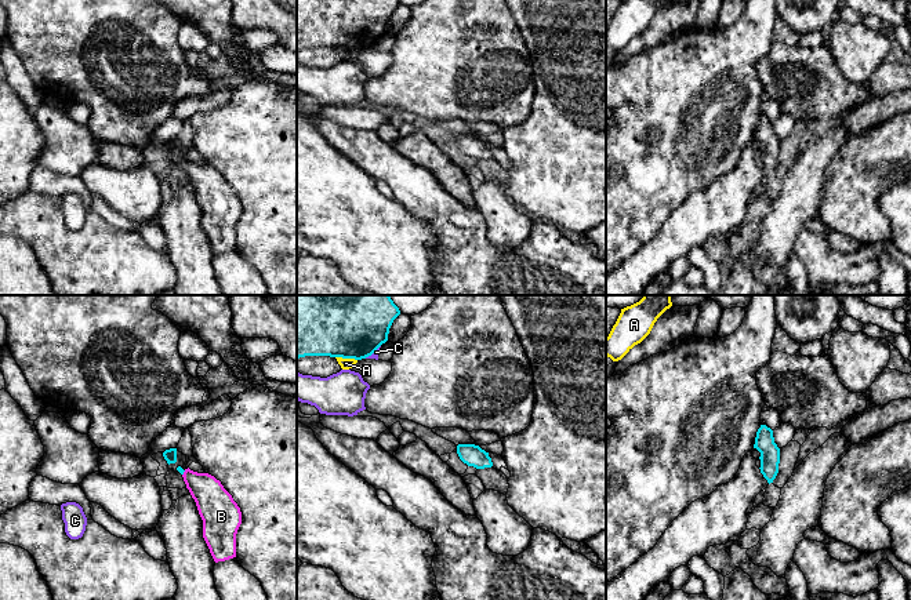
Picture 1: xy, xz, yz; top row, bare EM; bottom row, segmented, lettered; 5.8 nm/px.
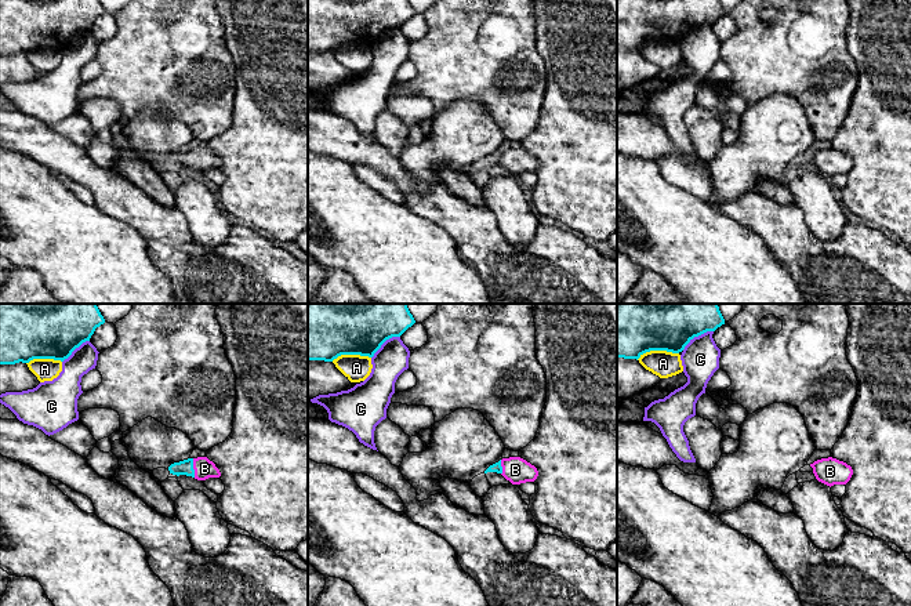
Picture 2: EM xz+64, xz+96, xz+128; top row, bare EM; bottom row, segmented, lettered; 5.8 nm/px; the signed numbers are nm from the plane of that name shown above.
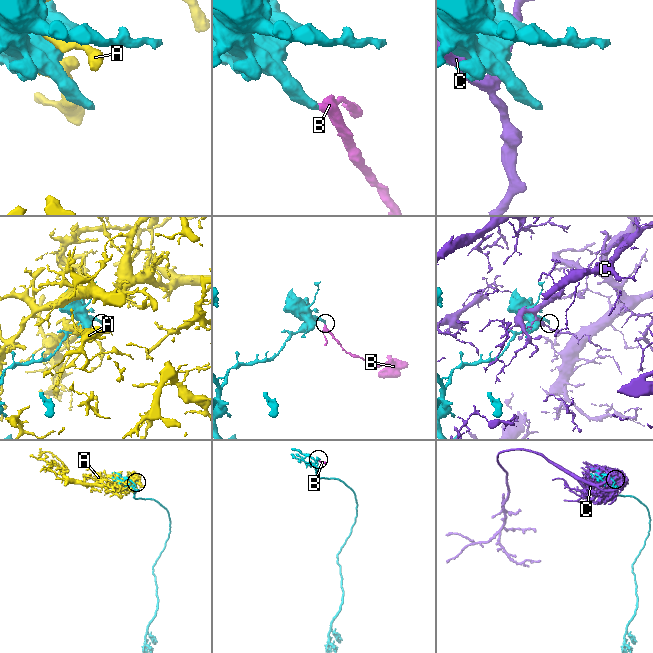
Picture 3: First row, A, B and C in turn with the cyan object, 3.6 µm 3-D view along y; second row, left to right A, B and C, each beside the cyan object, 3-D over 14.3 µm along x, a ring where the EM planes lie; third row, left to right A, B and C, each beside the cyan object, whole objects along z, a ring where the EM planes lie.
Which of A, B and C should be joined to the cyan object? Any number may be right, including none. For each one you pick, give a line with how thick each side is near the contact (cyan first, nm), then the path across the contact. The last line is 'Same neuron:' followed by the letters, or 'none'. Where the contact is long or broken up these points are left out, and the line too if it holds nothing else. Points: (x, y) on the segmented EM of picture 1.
B: calibres 40 and 200 nm; way xy (180, 469), (182, 473), (214, 502)
Same neuron: B

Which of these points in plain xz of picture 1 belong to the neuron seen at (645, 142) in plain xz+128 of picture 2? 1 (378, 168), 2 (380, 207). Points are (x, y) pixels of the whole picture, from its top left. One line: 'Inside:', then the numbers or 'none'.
Inside: 1

